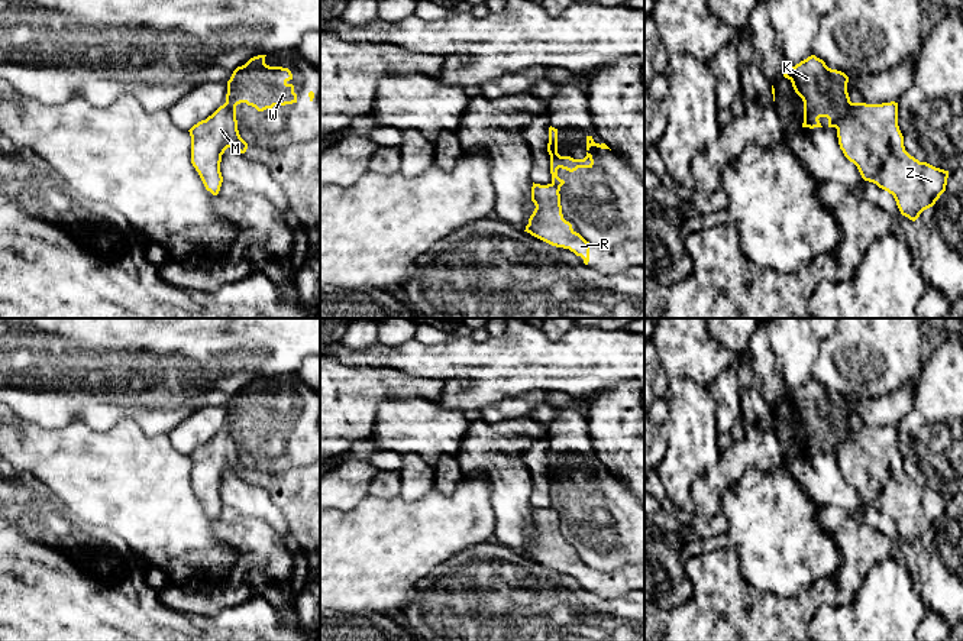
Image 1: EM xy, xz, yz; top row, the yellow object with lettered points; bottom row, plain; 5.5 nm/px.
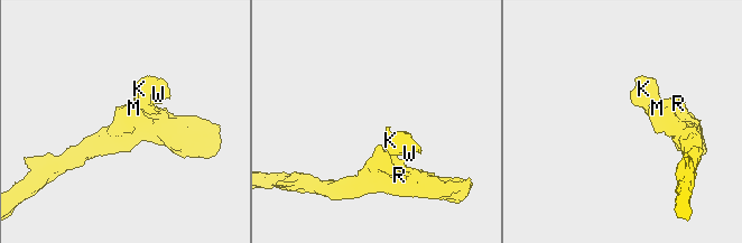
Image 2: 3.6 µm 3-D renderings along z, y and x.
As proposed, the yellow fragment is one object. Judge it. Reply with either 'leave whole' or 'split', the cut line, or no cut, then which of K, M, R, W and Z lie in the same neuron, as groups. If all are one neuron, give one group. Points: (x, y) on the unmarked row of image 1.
split; cut yz (852, 427), (834, 450); groups K W / M R Z

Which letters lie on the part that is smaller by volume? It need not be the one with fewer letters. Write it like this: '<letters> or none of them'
K, W

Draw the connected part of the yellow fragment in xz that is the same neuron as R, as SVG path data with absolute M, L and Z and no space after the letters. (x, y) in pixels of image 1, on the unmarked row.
M533 506L531 525L536 532L524 556L552 570L569 573L588 589L589 566L563 543L559 514L553 508L540 509Z

